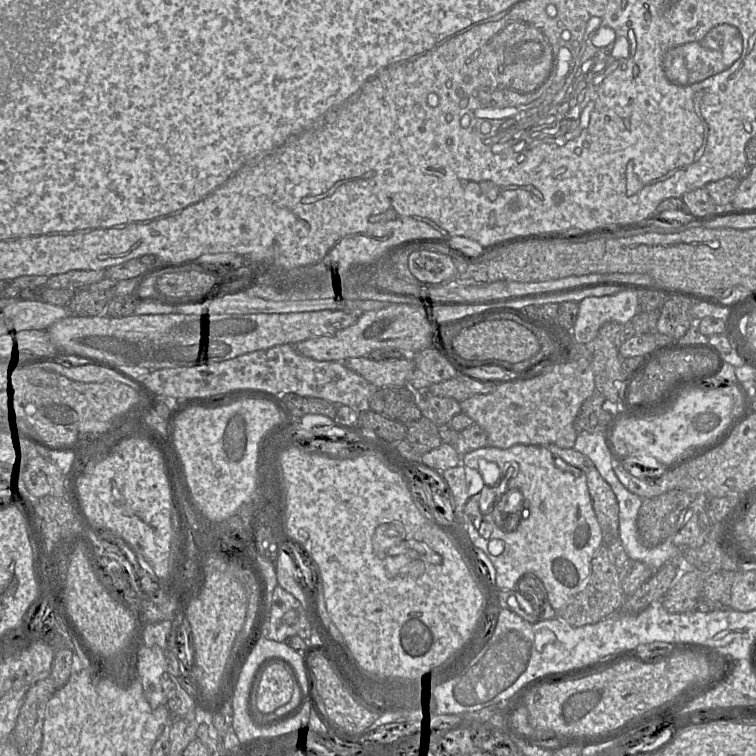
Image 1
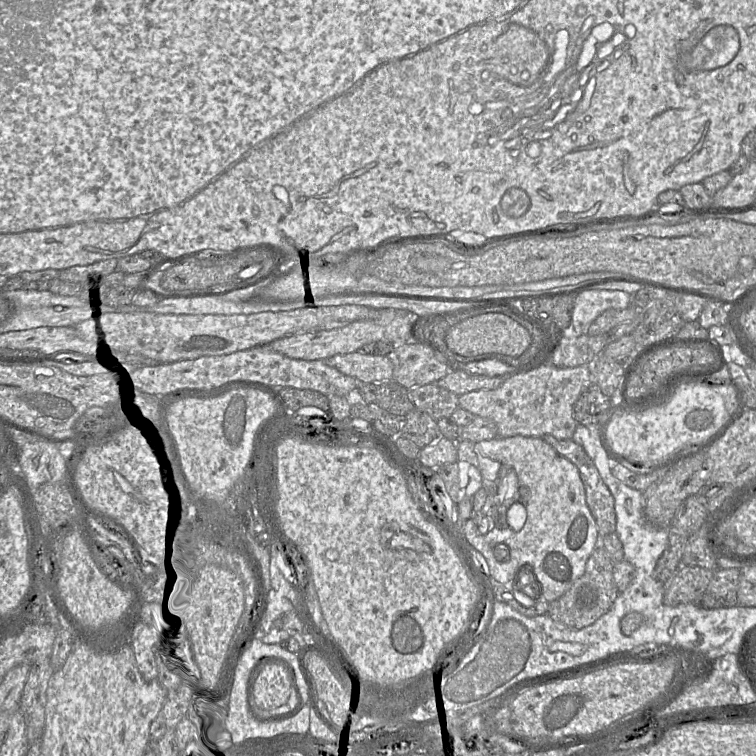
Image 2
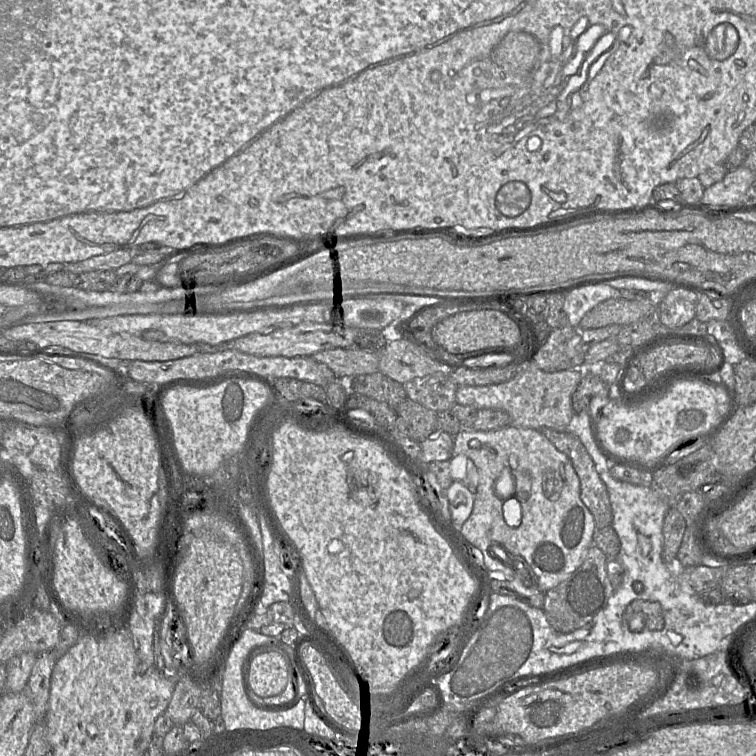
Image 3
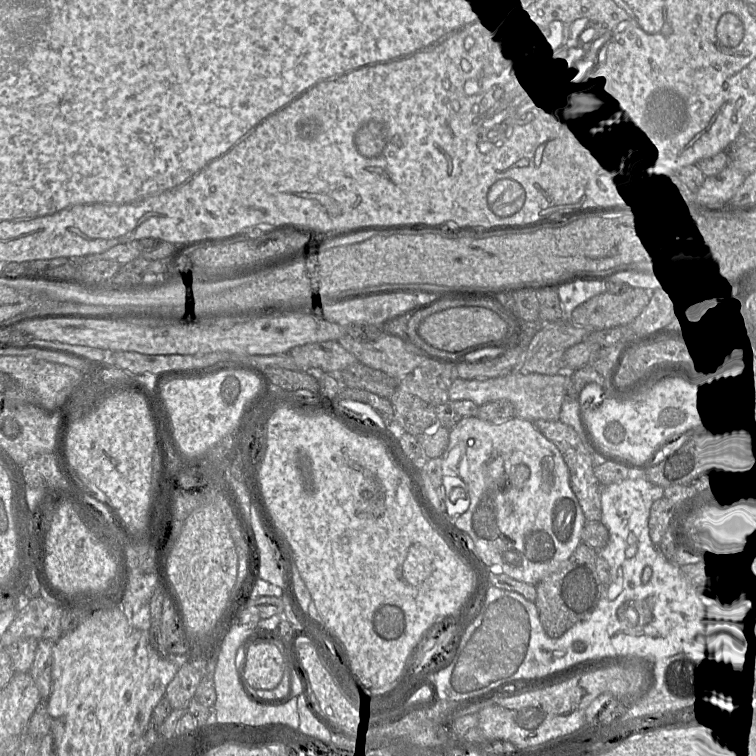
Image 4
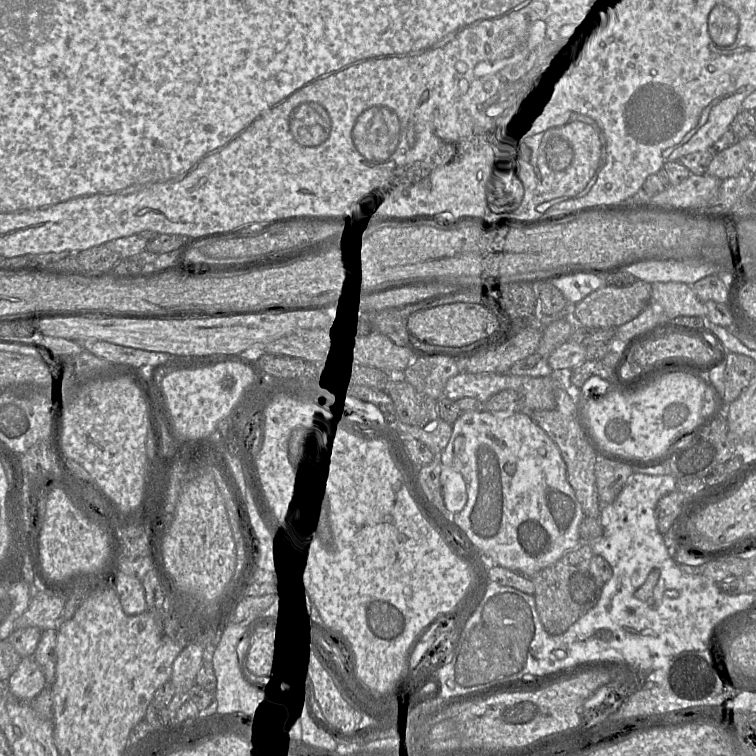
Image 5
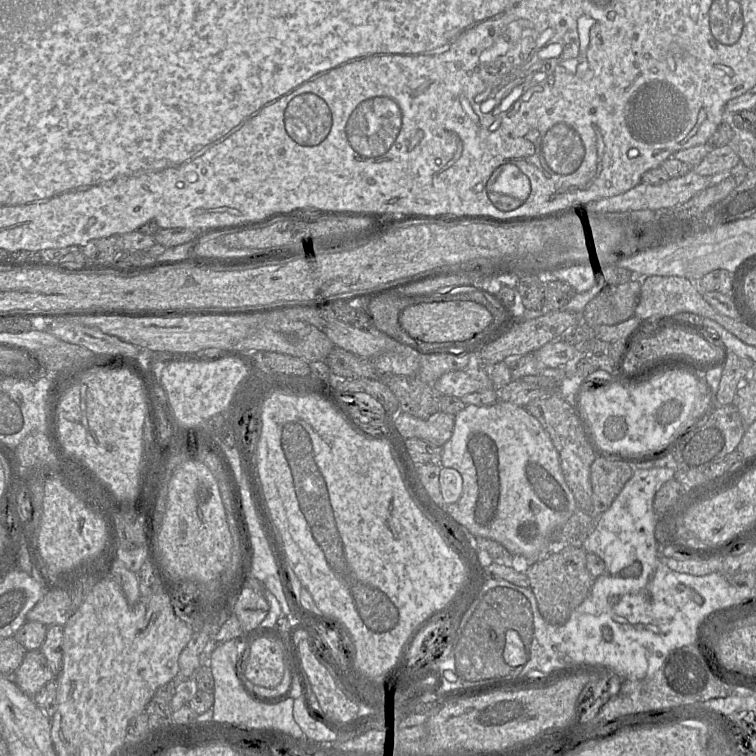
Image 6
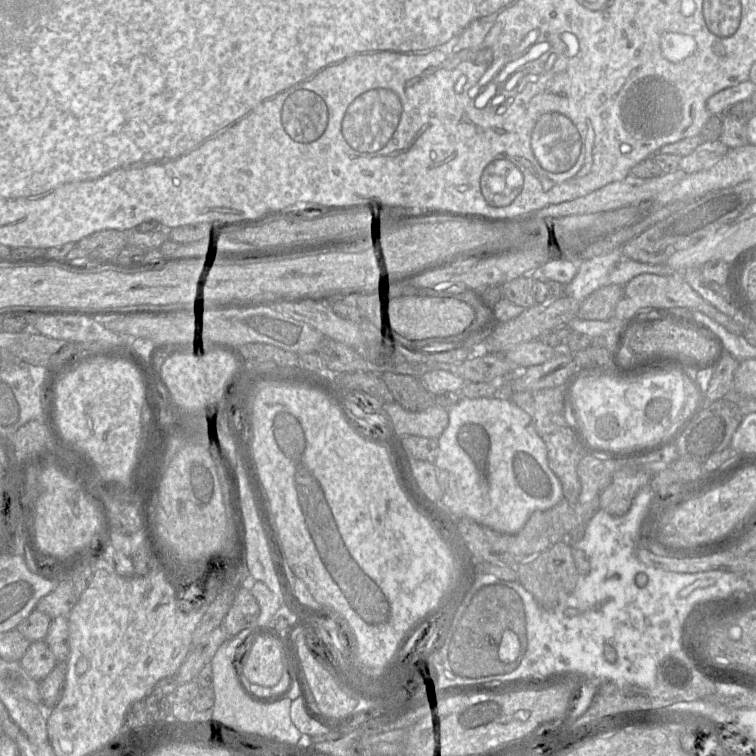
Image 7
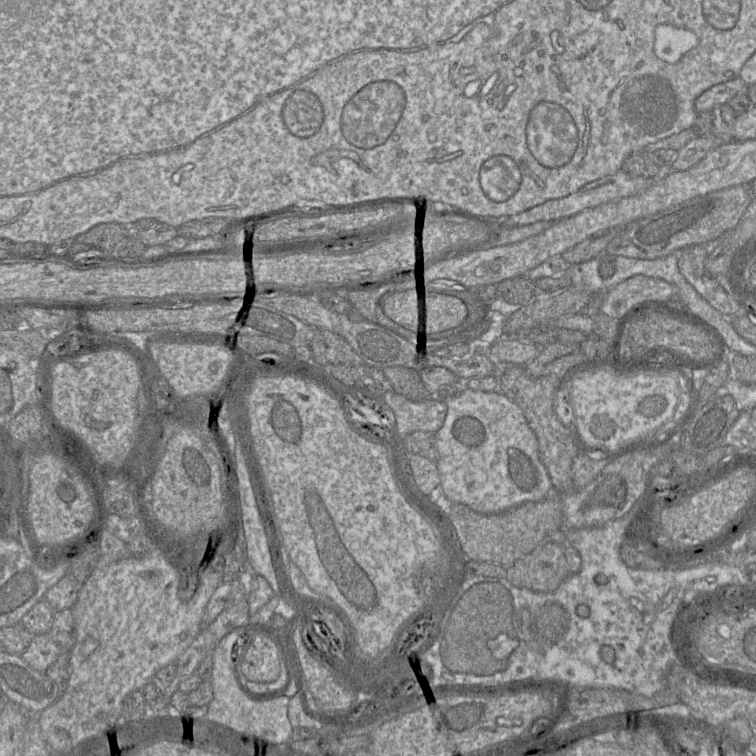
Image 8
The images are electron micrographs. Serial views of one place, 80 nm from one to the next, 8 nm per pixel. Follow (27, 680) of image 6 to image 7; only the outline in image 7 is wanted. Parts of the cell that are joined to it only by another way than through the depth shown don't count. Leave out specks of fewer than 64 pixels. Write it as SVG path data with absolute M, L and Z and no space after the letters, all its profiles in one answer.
M45 640L31 642L20 664L34 680L41 682L56 666L57 661Z

